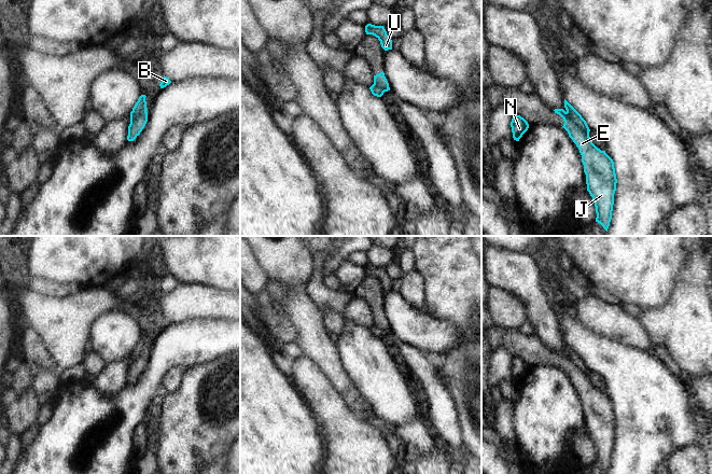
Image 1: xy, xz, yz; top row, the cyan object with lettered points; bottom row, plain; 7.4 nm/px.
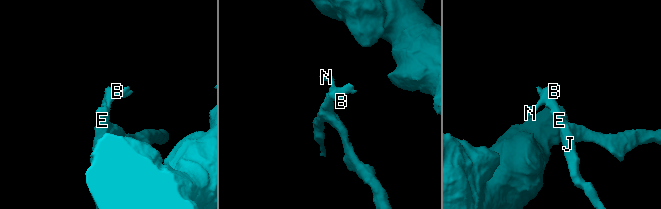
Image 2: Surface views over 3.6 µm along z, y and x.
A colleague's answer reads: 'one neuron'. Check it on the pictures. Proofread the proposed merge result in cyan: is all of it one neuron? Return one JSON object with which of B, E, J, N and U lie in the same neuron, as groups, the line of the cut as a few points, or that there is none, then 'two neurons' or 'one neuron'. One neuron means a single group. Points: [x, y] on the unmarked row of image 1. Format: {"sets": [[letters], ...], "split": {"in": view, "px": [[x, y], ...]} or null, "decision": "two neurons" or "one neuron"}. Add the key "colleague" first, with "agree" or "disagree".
{"colleague": "disagree", "sets": [["B", "N", "U"], ["E", "J"]], "split": {"in": "yz", "px": [[566, 353], [588, 374]]}, "decision": "two neurons"}

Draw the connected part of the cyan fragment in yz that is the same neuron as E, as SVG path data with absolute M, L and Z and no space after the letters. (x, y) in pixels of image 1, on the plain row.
M563 350L554 352L563 360L562 368L580 391L587 432L596 448L596 463L600 464L608 473L617 424L614 403L605 392L601 392L592 385L589 374L584 373Z

